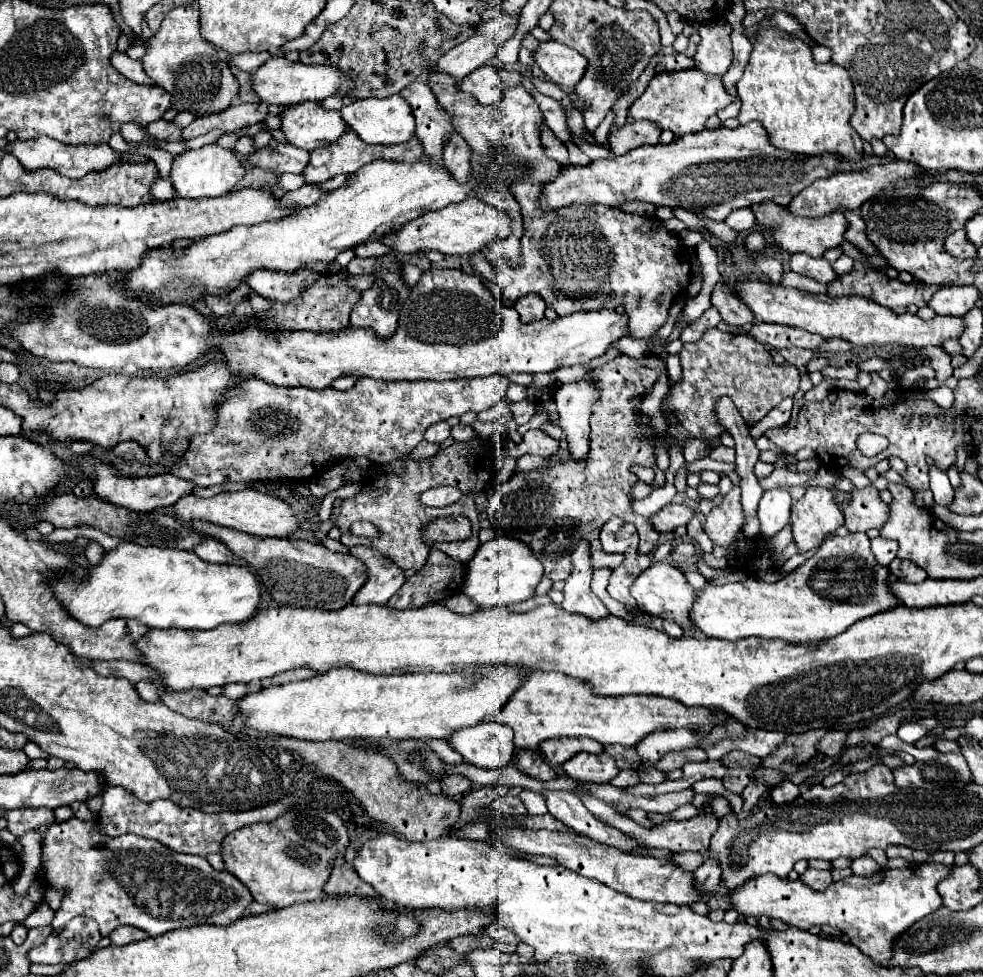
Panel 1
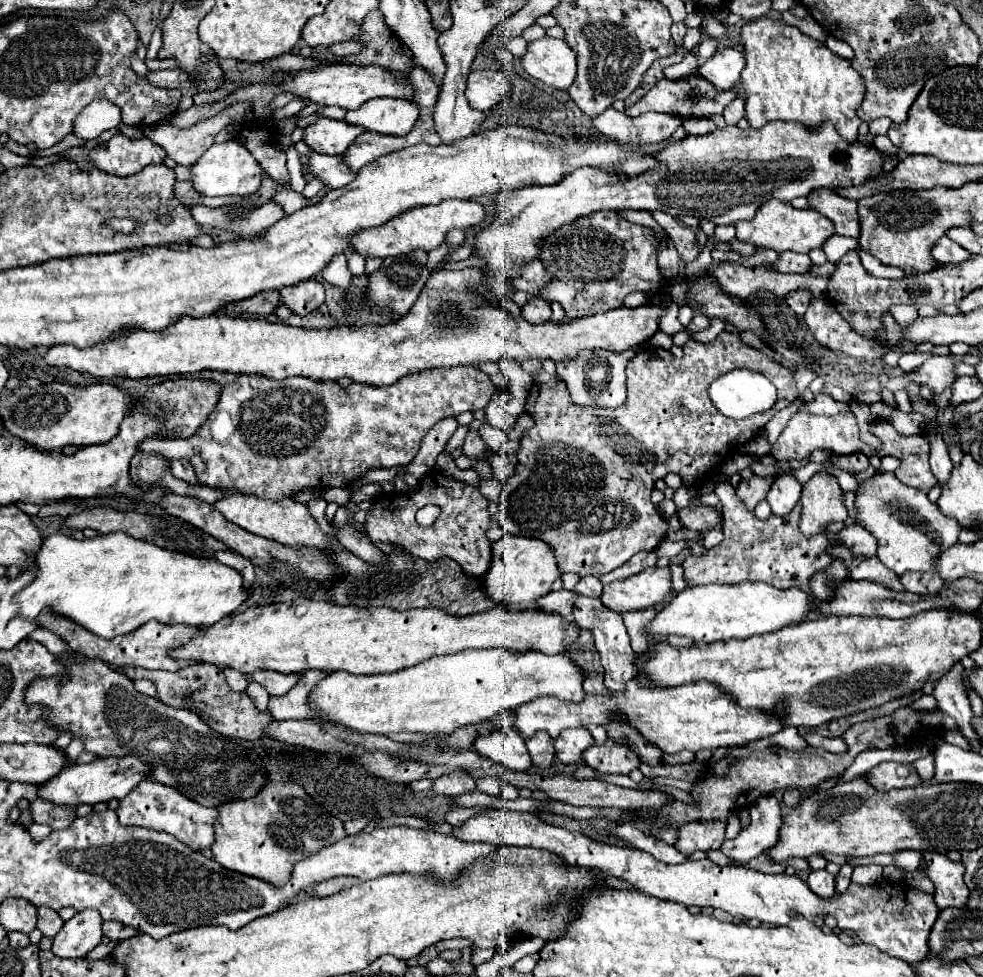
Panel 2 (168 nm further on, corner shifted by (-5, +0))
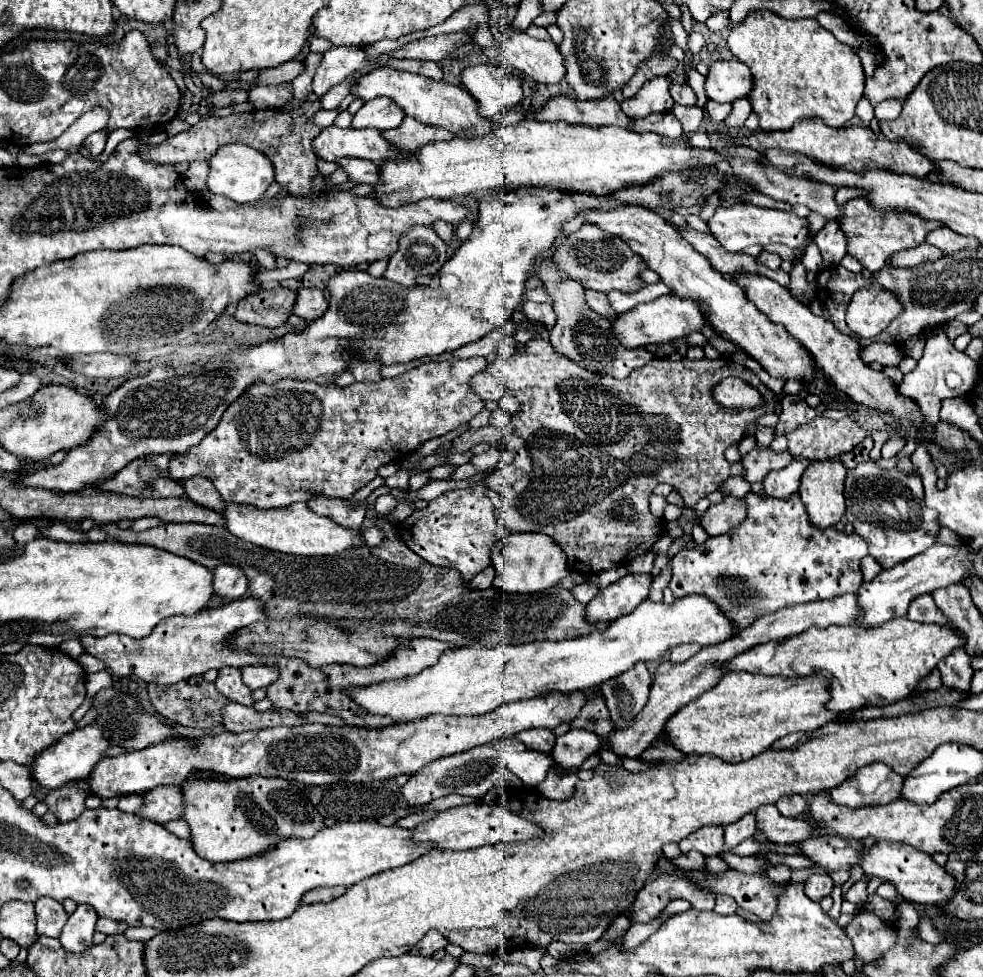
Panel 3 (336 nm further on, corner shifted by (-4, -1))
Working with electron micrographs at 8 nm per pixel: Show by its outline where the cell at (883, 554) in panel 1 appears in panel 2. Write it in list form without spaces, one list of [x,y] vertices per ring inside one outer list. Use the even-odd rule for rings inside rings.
[[[717,482],[715,494],[721,500],[723,506],[723,542],[717,548],[709,548],[705,554],[695,556],[689,554],[683,560],[685,570],[685,582],[687,586],[699,586],[699,584],[741,584],[741,582],[767,582],[779,590],[787,588],[799,588],[809,598],[811,592],[811,576],[817,572],[823,572],[831,562],[835,560],[827,548],[829,546],[845,546],[851,550],[853,558],[871,558],[877,552],[877,540],[859,524],[845,526],[839,532],[839,542],[833,542],[827,538],[827,534],[805,538],[799,530],[801,520],[801,504],[797,504],[789,514],[775,516],[771,514],[767,520],[759,520],[751,510],[743,508],[745,504],[735,494],[735,488],[729,482]]]

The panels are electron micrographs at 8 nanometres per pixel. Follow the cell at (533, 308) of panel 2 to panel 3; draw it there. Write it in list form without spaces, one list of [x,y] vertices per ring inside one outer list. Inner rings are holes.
[[[526,301],[522,305],[522,311],[526,315],[528,321],[540,321],[544,323],[546,327],[552,327],[554,321],[556,321],[556,313],[552,309],[552,305],[548,303],[534,303],[534,301]]]

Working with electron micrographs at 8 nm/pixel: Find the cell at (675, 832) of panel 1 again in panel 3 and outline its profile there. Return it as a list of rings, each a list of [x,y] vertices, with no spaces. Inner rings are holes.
[[[718,825],[700,827],[698,831],[684,837],[678,845],[682,853],[688,853],[694,849],[694,851],[700,851],[702,855],[718,855],[724,851],[724,829]]]

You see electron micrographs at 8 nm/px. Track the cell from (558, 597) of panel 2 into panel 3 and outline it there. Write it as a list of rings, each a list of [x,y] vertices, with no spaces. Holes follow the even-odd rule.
[[[582,583],[582,585],[574,585],[572,589],[570,589],[570,593],[574,595],[574,599],[576,601],[580,601],[580,603],[588,603],[596,593],[598,593],[598,589],[594,587],[594,585],[588,585],[588,583]]]

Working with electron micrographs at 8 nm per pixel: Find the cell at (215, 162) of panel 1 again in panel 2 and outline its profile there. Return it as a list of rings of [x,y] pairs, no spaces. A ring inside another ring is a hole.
[[[237,140],[213,144],[191,168],[193,188],[205,196],[251,196],[263,180],[263,170],[253,154]]]

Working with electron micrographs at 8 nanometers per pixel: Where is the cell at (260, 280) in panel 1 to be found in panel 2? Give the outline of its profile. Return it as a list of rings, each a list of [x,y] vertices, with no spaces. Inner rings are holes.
[[[305,280],[295,286],[281,288],[281,302],[295,314],[307,316],[317,312],[325,302],[325,288],[317,280]]]

